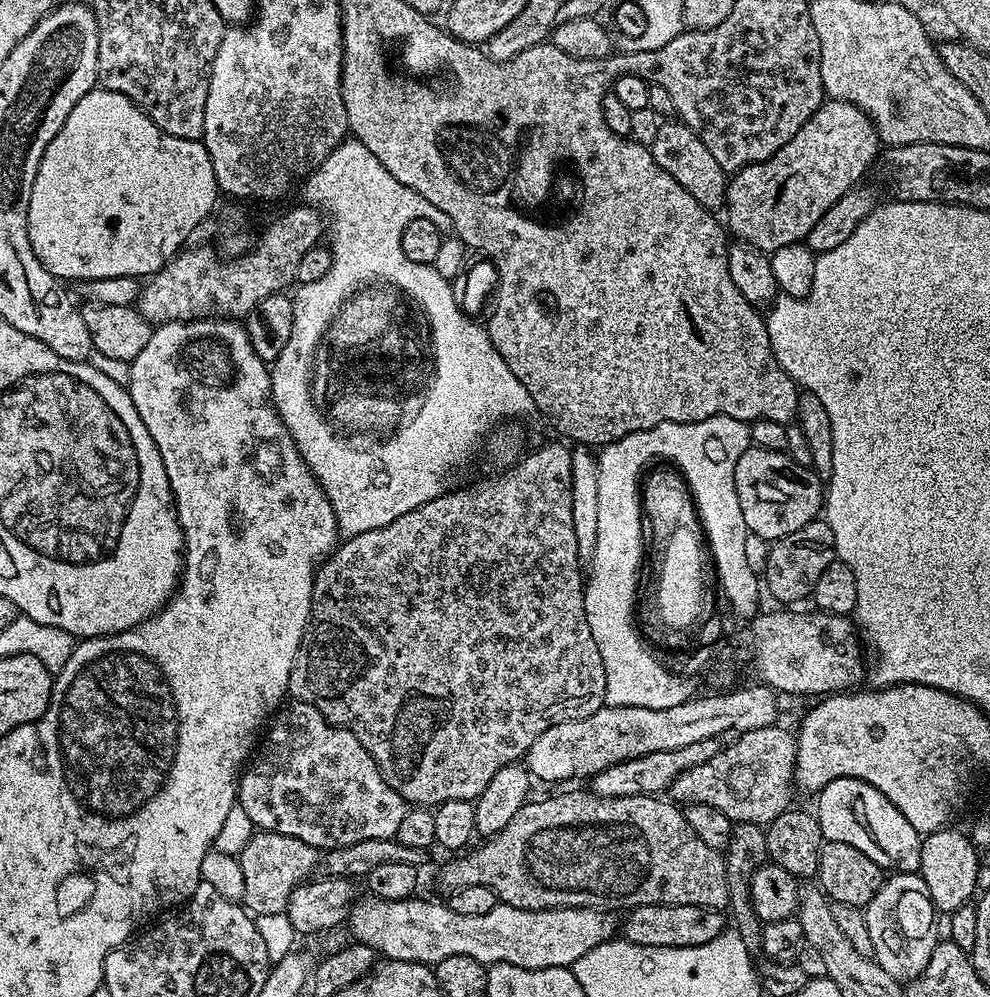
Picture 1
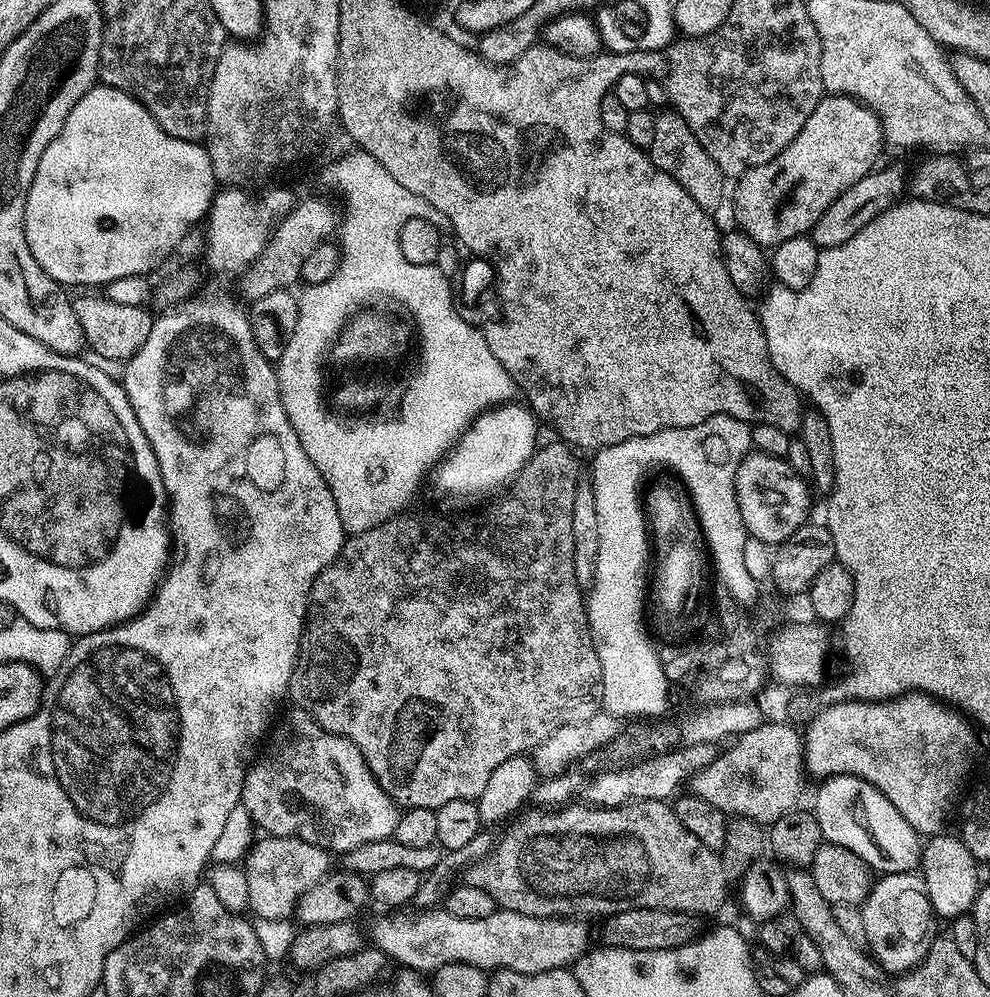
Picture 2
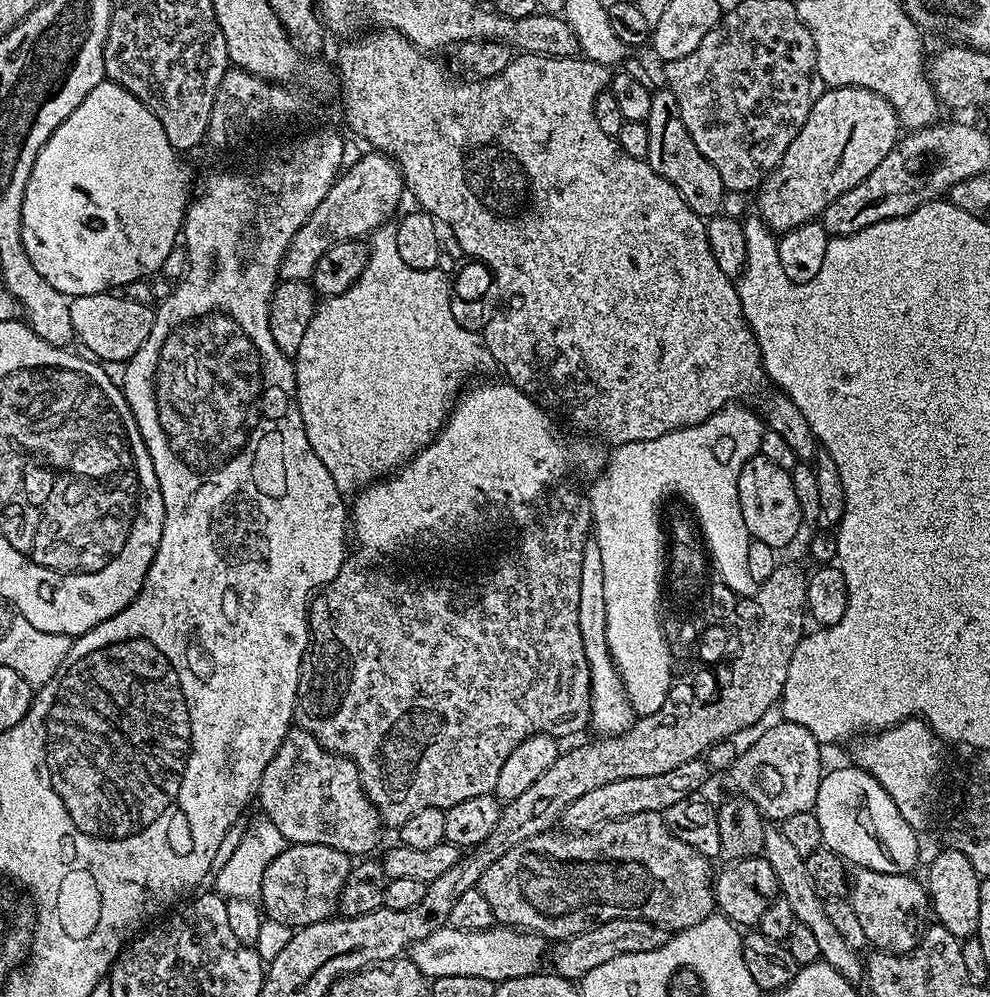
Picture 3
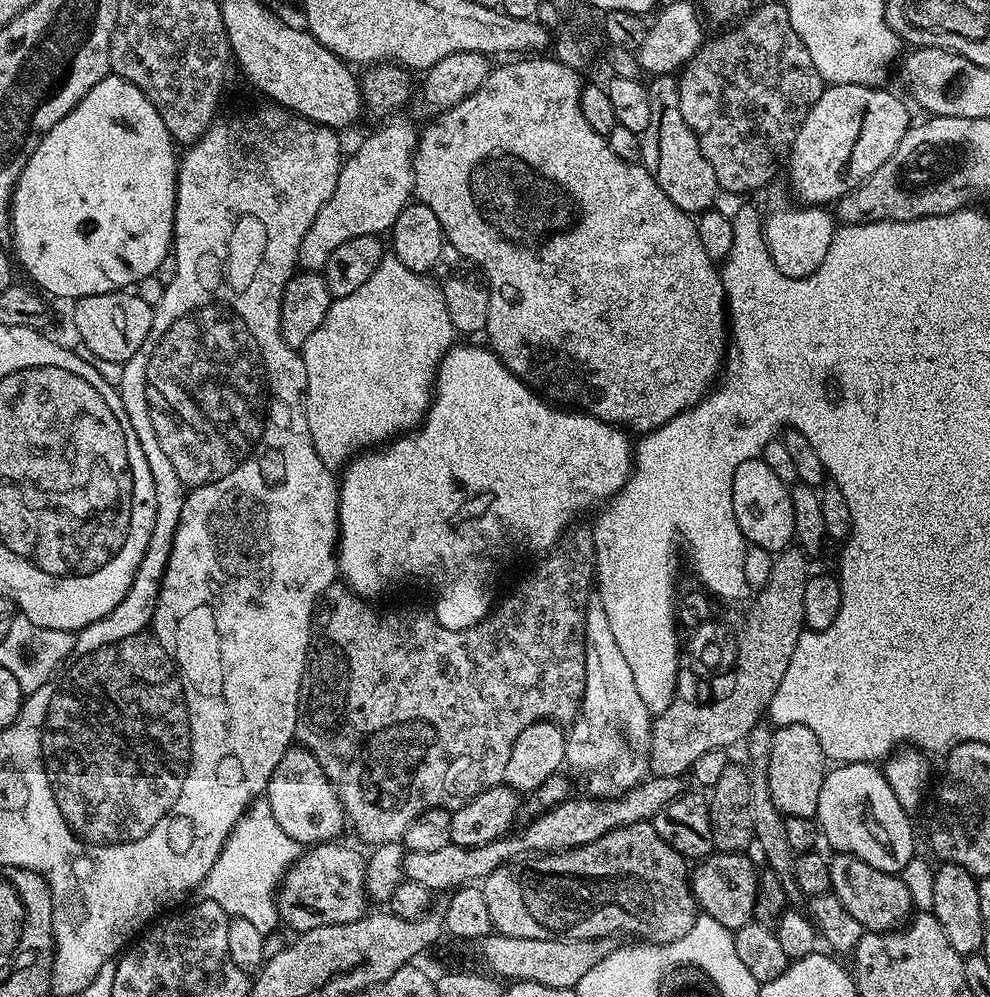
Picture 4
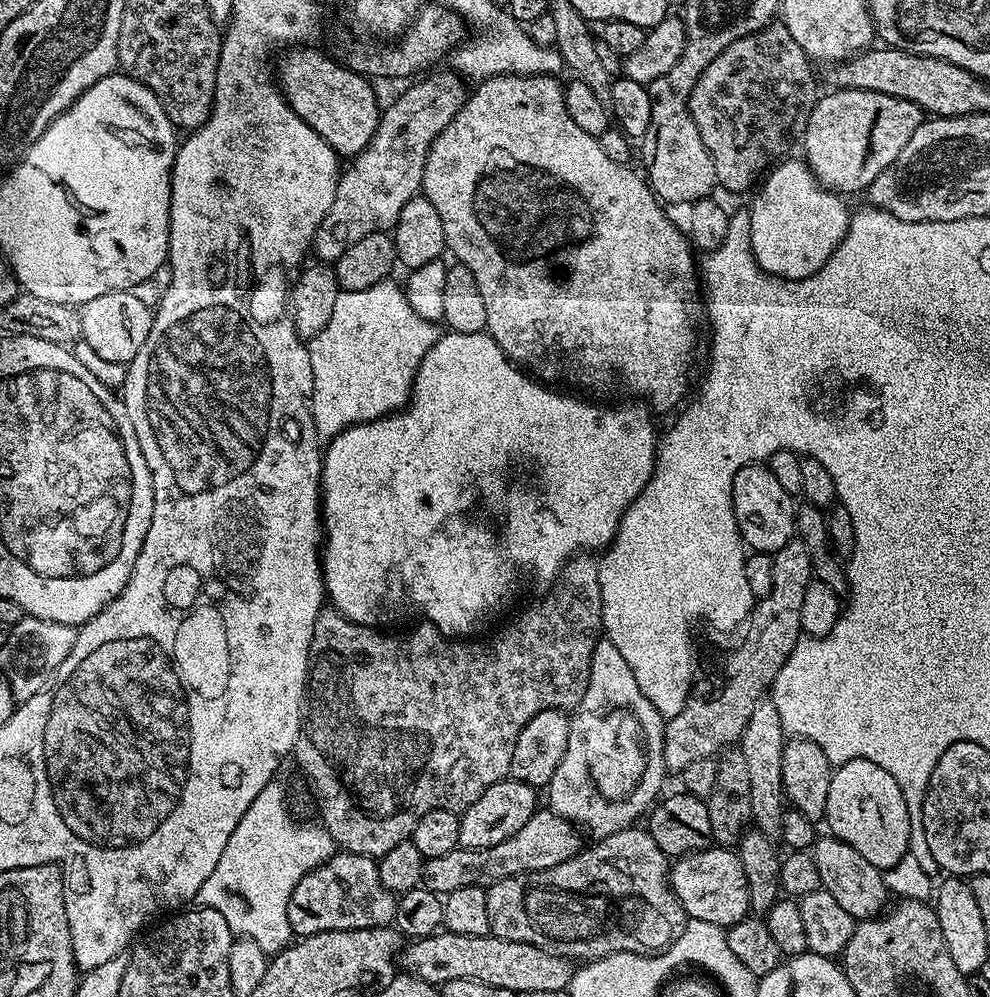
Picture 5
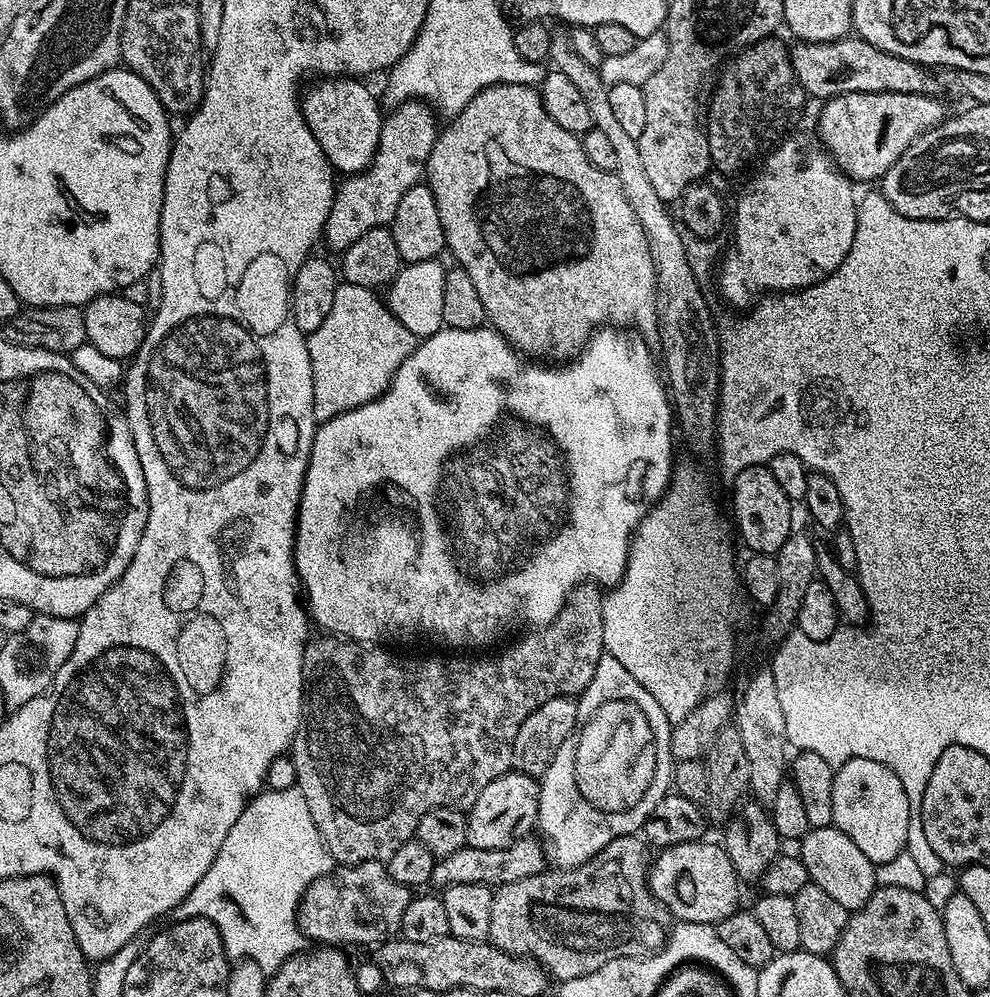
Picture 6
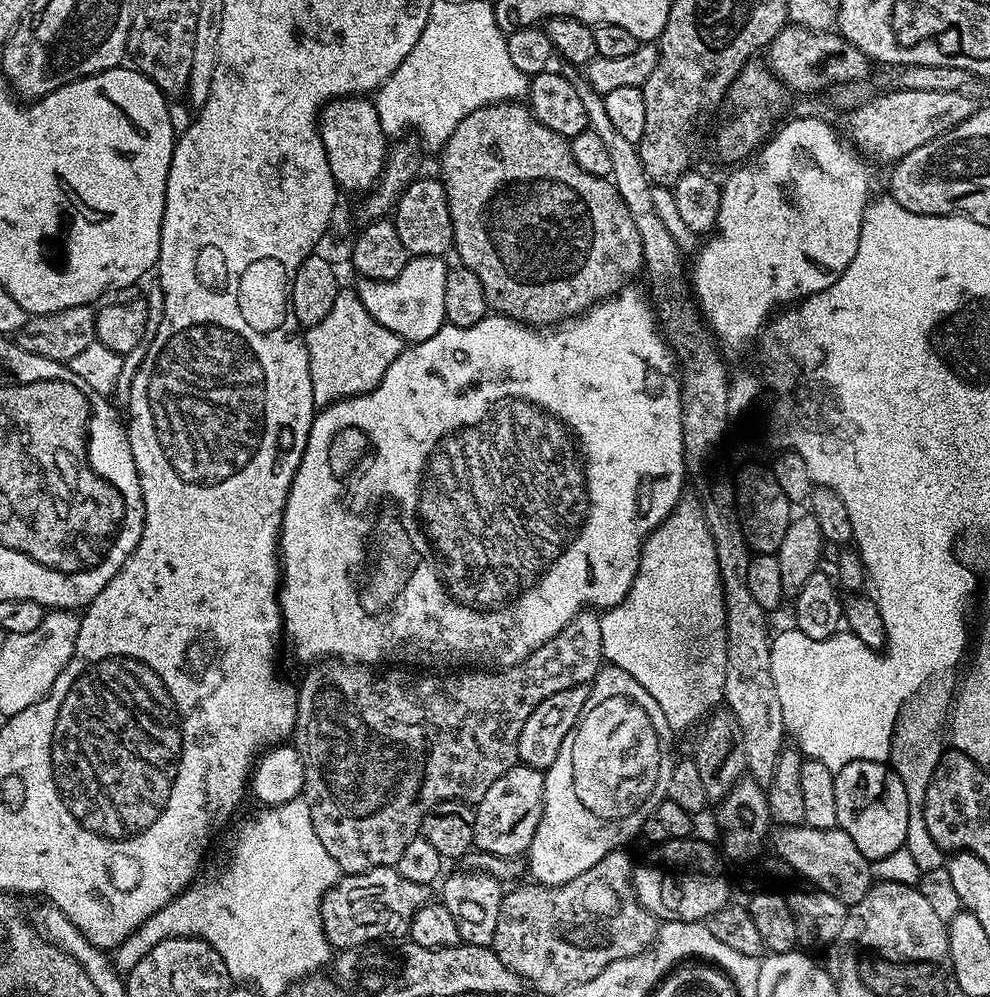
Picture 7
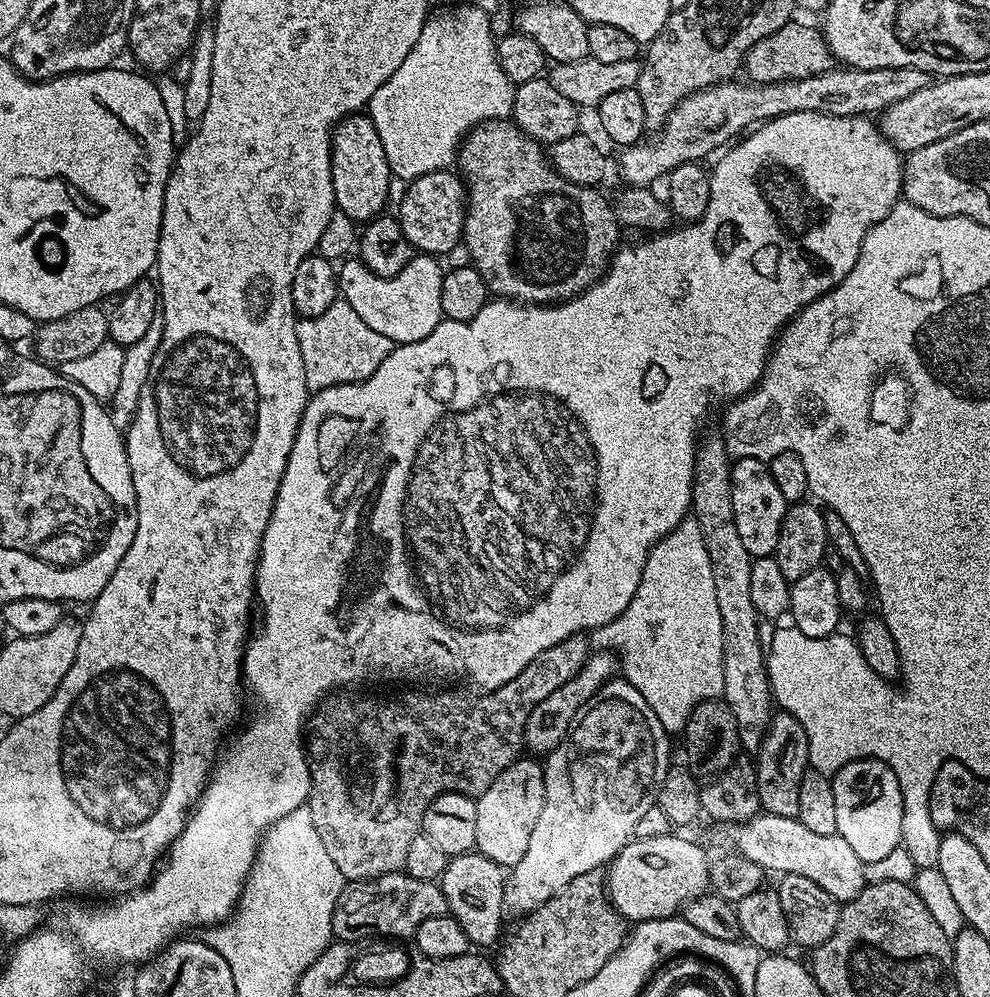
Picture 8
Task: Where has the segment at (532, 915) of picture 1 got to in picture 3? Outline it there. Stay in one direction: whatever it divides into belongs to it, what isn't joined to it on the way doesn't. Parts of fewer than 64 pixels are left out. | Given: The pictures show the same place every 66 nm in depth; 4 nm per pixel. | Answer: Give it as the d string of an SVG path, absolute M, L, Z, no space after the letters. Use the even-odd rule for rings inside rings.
M445 926L434 930L434 934L426 934L416 944L411 945L410 959L416 963L418 970L429 978L449 976L450 974L471 974L474 978L486 978L487 980L501 981L519 976L531 976L533 972L541 971L546 960L546 940L536 932L525 932L519 928L507 926L493 926L484 930L462 930Z

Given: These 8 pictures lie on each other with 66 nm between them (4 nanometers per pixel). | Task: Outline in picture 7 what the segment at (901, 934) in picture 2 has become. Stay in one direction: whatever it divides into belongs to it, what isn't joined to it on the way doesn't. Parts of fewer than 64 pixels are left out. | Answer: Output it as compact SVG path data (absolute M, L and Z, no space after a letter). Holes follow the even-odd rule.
M780 826L775 829L770 844L776 847L775 855L787 862L789 869L800 876L805 876L807 883L813 888L826 890L826 894L834 894L846 905L854 905L865 896L872 887L869 860L854 846L850 834L840 827L818 830L807 826Z

